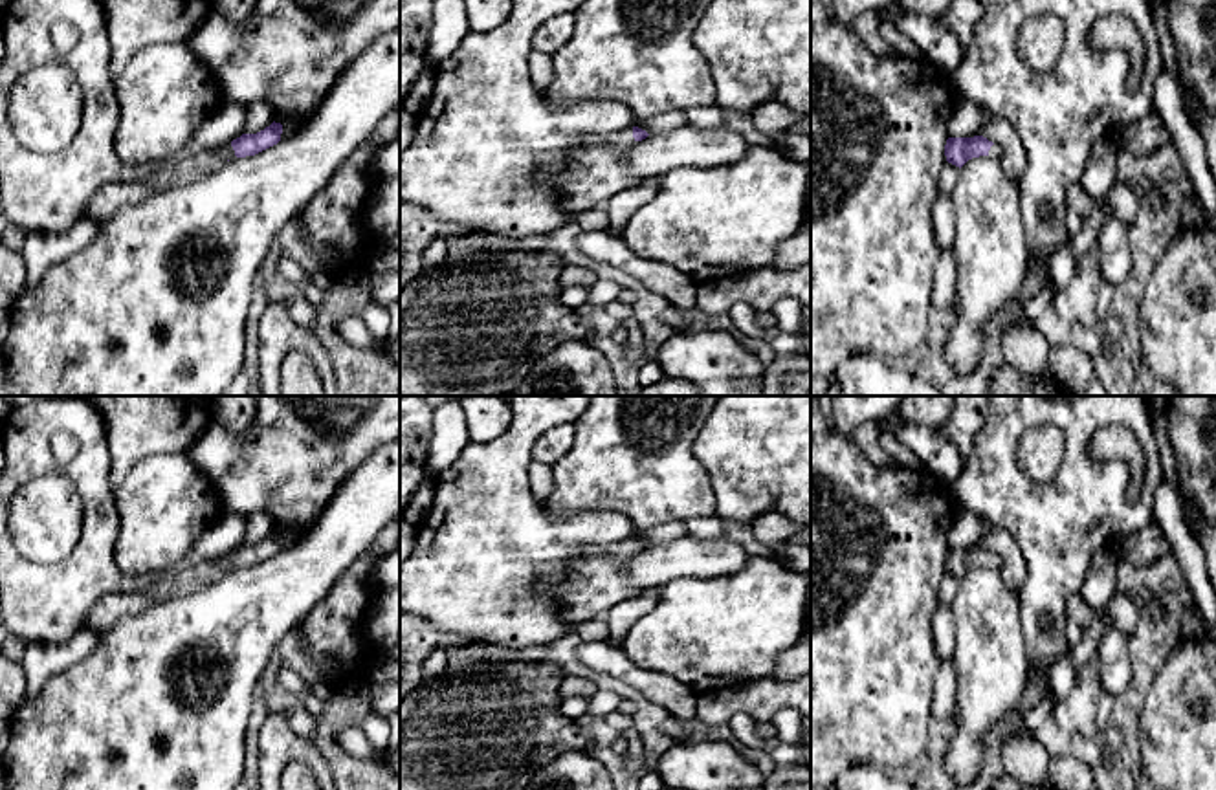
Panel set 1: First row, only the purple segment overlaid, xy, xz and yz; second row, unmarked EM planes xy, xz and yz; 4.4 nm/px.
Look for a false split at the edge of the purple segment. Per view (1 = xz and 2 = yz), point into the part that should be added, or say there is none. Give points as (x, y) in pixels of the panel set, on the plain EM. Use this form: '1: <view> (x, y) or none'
1: xz (596, 580)
2: yz (994, 561)

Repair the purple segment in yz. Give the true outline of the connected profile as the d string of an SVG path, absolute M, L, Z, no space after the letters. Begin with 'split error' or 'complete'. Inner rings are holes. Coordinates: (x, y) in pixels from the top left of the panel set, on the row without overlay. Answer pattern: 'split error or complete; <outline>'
split error; M983 546L974 548L948 548L945 555L946 572L963 577L968 570L989 566L1001 570L1001 559Z

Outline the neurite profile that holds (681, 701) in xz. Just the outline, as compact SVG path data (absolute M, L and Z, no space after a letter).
M581 642L578 658L596 673L629 684L642 698L662 706L671 717L690 724L697 720L697 693L690 686L638 667L620 647L607 642Z

